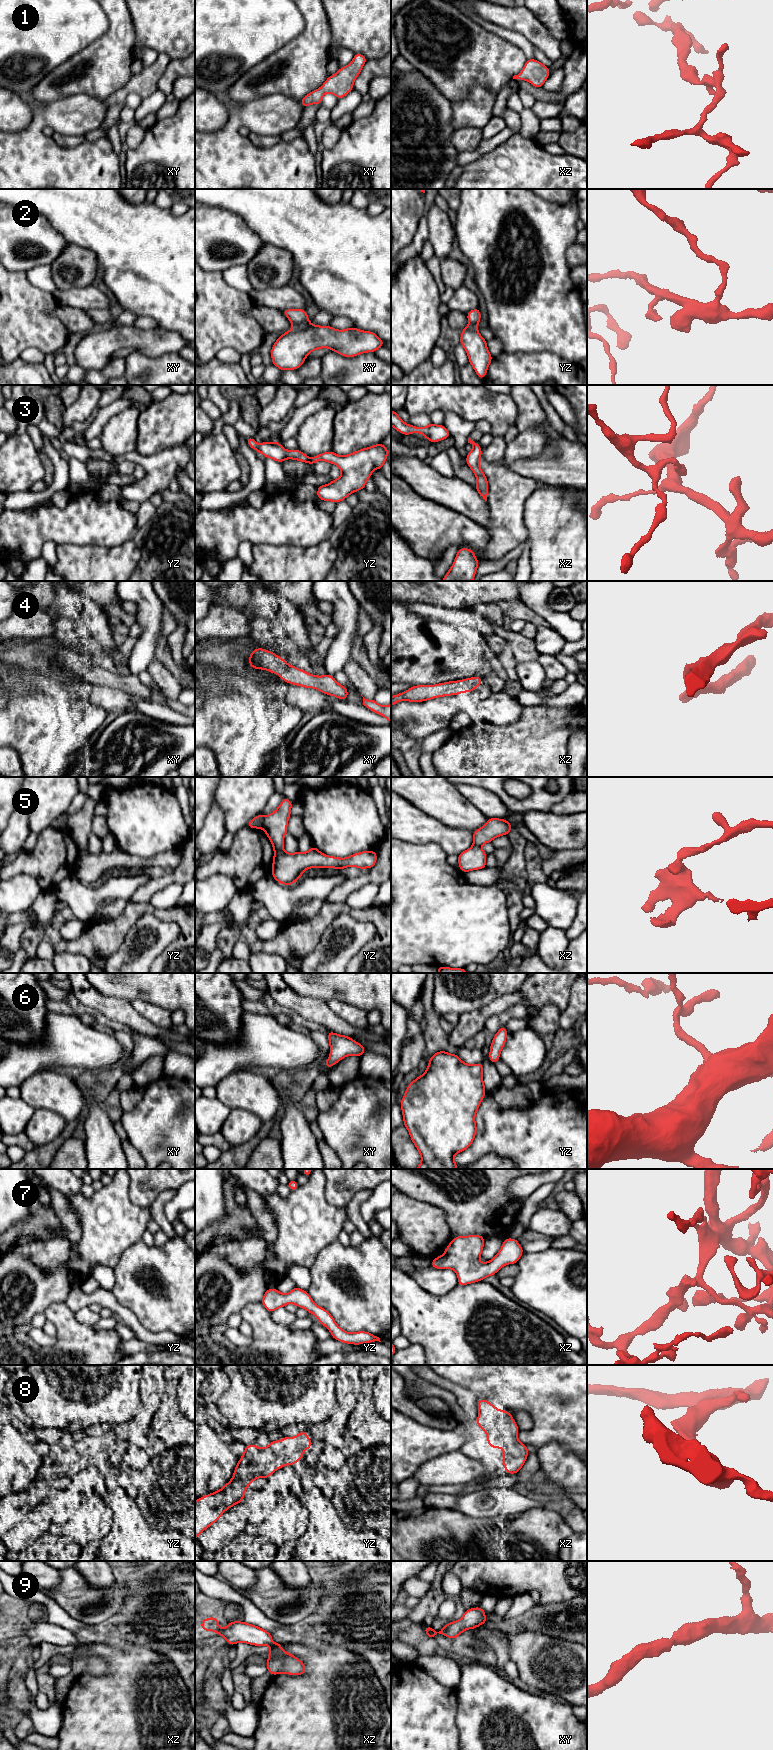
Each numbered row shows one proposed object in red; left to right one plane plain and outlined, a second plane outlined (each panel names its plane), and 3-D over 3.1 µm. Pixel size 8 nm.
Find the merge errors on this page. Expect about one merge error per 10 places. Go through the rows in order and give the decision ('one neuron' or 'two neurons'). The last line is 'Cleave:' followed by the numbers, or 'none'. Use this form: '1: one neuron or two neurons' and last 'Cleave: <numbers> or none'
1: one neuron
2: one neuron
3: one neuron
4: one neuron
5: two neurons
6: one neuron
7: one neuron
8: one neuron
9: one neuron
Cleave: 5

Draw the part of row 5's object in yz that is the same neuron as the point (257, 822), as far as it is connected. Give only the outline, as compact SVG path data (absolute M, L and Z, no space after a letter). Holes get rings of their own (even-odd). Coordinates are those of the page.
M259 814L255 816L252 820L250 820L246 827L248 828L257 828L257 829L262 829L264 828L264 816L262 814Z

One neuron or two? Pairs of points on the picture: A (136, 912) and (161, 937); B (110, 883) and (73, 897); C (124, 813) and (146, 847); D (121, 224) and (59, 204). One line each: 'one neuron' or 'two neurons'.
A: two neurons
B: one neuron
C: one neuron
D: one neuron

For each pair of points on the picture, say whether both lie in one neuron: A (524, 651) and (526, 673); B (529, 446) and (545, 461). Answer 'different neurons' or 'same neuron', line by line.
A: different neurons
B: different neurons

